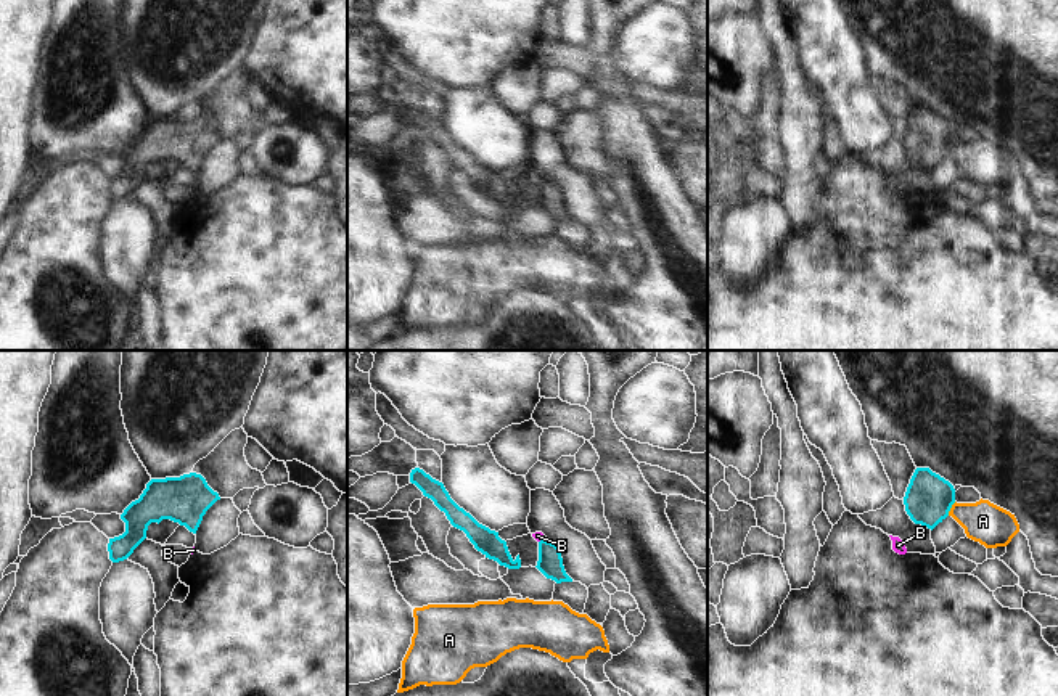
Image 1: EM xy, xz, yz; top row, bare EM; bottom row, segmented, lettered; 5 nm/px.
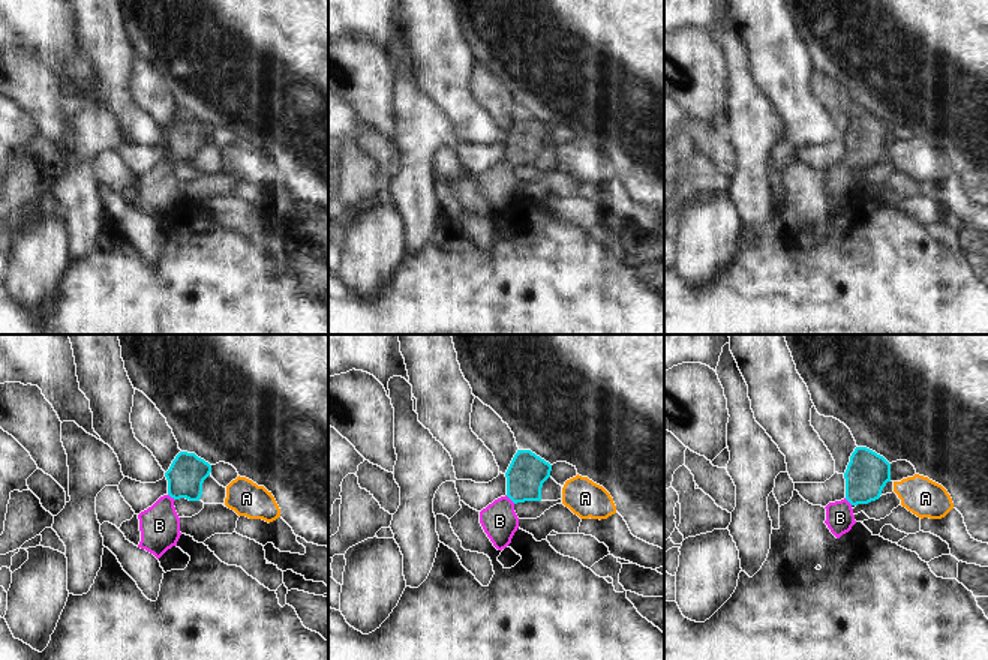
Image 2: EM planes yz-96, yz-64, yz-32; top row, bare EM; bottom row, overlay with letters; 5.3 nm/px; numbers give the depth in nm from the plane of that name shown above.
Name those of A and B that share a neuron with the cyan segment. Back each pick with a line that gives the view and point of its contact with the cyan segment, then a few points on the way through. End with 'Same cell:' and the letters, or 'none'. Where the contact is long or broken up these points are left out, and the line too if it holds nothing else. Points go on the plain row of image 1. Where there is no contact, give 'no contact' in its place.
B: xz (544, 180) | across xz (550, 203), (544, 180), (537, 176)
Same cell: B

